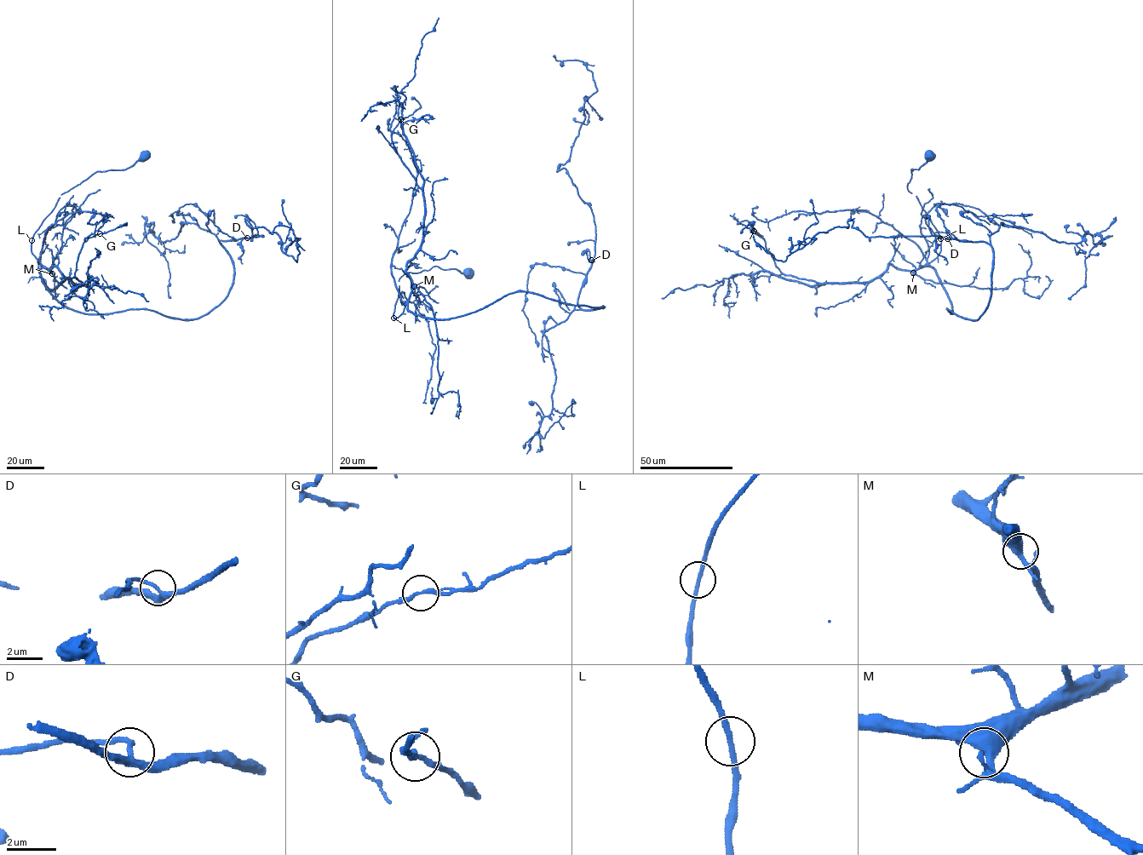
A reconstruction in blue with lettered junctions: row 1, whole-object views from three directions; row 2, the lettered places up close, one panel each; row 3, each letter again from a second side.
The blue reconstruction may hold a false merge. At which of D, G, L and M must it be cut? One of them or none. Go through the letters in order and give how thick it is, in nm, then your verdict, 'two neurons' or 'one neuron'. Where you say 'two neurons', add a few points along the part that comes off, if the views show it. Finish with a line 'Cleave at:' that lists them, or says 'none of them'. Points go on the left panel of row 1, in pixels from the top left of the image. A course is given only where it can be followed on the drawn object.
D: calibre 240 nm; one neuron
G: calibre 190 nm; one neuron
L: calibre 200 nm; one neuron
M: calibre 500 nm; one neuron
Cleave at: none of them

